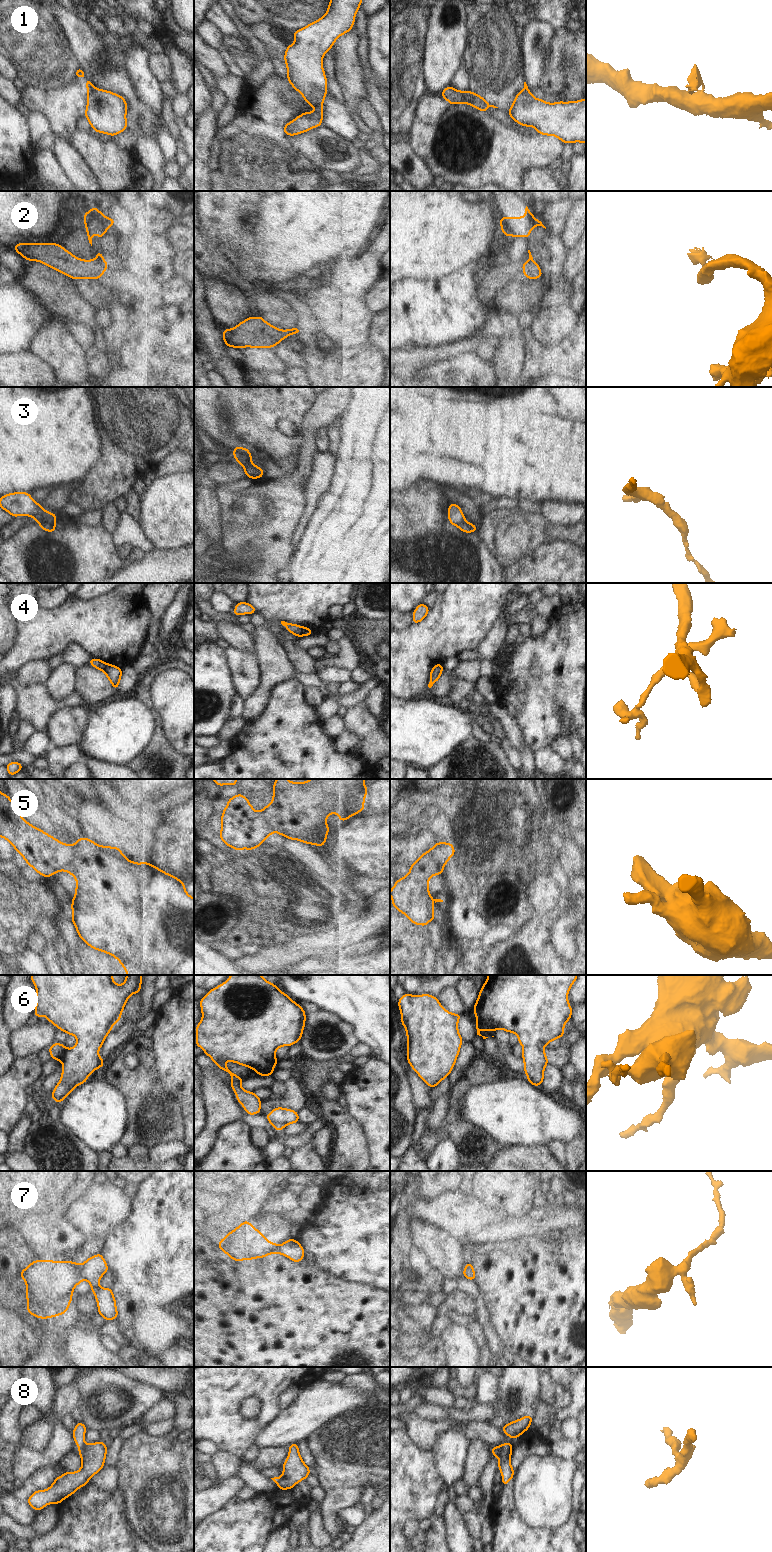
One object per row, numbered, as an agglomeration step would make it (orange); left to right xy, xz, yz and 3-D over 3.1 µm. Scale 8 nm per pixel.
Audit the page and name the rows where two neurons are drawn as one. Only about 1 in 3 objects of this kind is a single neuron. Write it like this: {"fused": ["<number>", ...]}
{"fused": ["1", "2", "3", "4", "5", "7", "8"]}

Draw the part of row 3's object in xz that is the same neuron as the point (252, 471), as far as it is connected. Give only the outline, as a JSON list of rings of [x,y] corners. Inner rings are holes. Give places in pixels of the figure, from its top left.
[[[239,457],[237,462],[243,466],[244,472],[248,478],[263,478],[263,468],[254,465],[251,461],[245,459],[244,457]]]

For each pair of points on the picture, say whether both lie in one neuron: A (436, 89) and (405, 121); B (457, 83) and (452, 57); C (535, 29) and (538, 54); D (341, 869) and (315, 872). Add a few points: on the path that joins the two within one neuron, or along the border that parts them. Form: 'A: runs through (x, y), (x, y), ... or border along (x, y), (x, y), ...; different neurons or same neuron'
A: border along (422, 69), (424, 83), (428, 92); different neurons
B: border along (461, 67), (448, 84); different neurons
C: runs through (535, 35), (535, 48); same neuron
D: runs through (335, 866), (321, 866); same neuron

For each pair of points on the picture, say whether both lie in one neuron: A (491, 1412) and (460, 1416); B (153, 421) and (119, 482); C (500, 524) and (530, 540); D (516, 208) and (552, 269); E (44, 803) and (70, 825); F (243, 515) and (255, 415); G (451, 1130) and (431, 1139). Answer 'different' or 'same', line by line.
A: same
B: same
C: same
D: same
E: same
F: different
G: same

